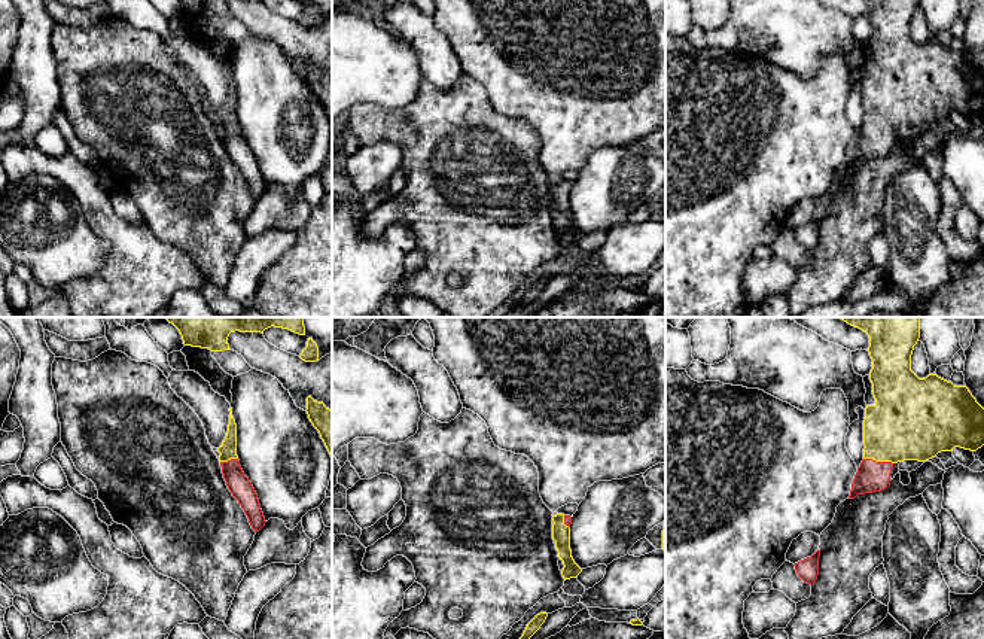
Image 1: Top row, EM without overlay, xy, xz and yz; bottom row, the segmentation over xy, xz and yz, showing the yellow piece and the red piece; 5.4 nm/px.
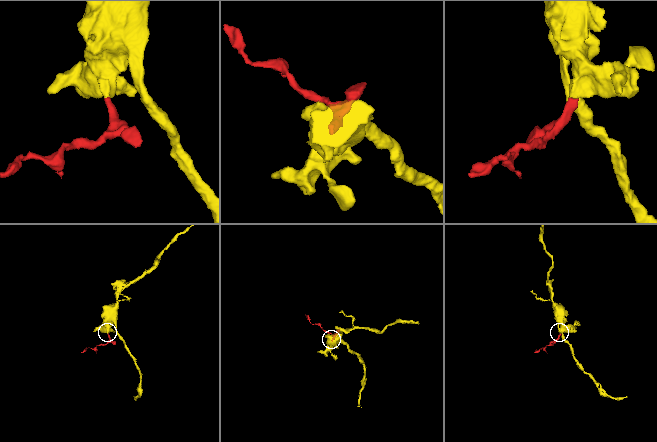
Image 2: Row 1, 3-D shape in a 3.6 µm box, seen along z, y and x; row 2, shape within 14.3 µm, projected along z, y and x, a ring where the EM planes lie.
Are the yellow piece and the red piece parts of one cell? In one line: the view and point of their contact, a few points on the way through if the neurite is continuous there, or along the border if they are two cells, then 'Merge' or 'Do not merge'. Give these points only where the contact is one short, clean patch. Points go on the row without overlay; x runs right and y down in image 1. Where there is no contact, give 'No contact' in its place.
Touches yellow at yz (879, 127). Path across: yz (905, 90), (886, 109), (879, 127), (871, 142). Merge

